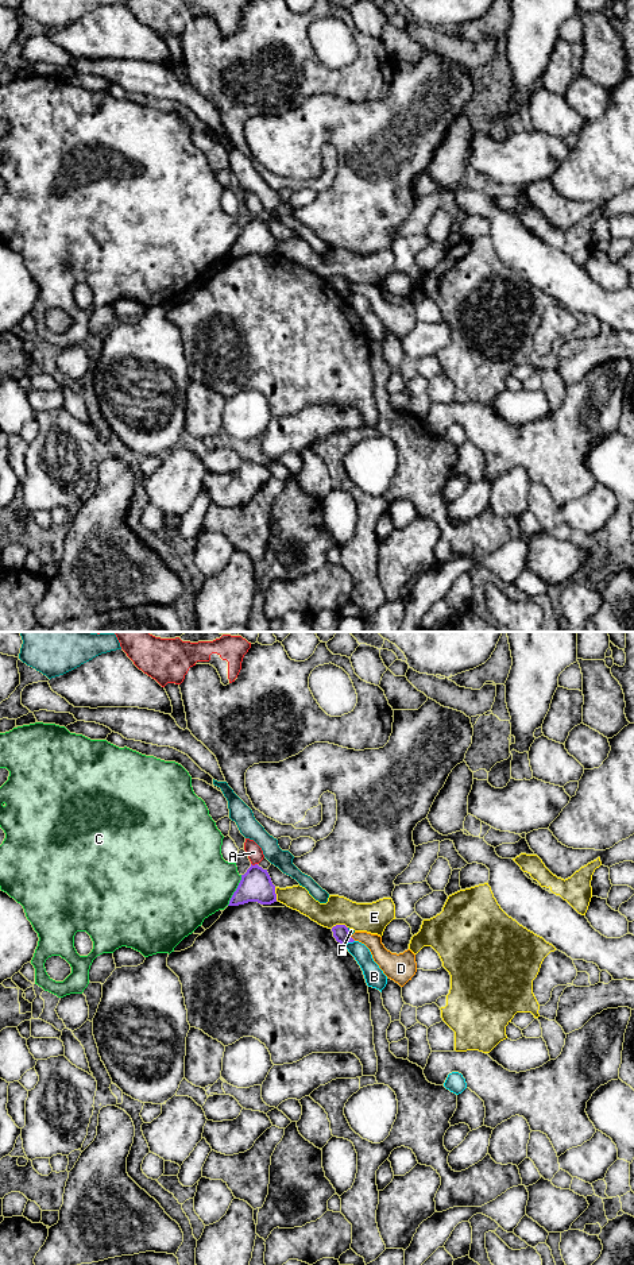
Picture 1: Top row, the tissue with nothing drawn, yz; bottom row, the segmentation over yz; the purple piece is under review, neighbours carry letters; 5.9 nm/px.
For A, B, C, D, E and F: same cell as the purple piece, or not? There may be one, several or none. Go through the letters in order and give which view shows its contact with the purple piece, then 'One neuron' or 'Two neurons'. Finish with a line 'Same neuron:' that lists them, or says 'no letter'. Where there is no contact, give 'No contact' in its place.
A: Touches purple in yz. Two neurons
B: Touches purple in yz. Two neurons
C: Touches purple in yz. Two neurons
D: Touches purple in yz. Two neurons
E: Touches purple in yz. Two neurons
F: Touches purple in yz. Two neurons
Same neuron: no letter

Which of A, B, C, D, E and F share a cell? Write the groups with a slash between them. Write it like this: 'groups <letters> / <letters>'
groups A / B / C / D F / E

